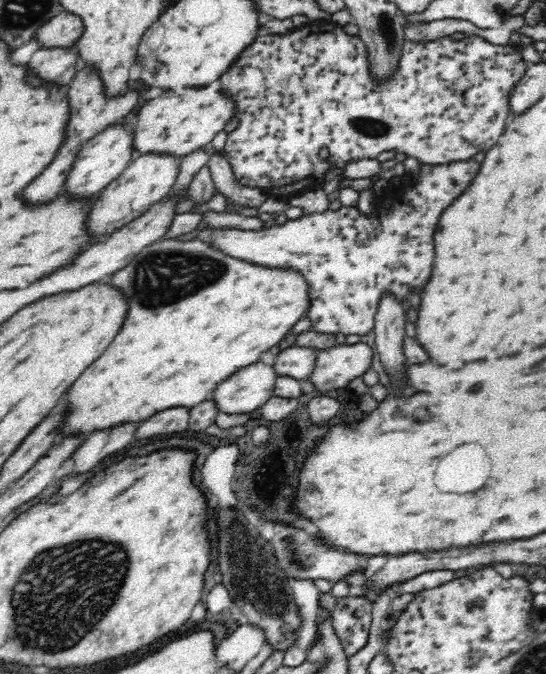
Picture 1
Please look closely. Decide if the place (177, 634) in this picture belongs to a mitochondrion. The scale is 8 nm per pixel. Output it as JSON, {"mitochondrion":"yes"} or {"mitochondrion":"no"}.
{"mitochondrion":"no"}

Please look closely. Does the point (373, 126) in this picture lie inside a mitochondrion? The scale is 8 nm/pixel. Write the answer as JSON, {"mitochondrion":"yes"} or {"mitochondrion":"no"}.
{"mitochondrion":"yes"}

